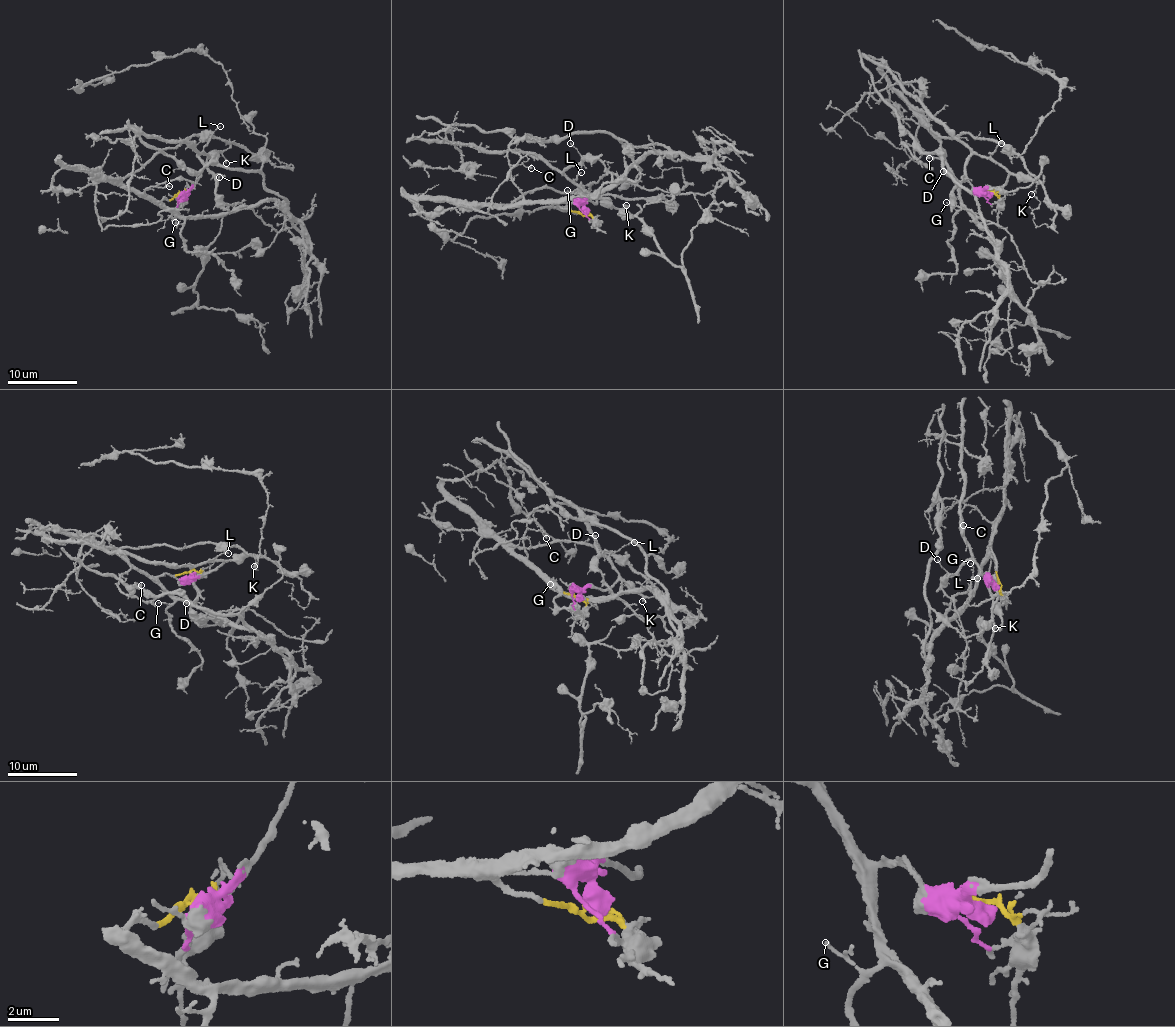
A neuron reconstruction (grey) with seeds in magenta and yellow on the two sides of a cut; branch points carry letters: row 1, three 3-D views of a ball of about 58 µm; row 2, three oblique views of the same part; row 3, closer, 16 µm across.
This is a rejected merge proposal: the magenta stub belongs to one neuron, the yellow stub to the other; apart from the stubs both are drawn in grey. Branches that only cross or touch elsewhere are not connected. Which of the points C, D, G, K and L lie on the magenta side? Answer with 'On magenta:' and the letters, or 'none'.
On magenta: D, K, L

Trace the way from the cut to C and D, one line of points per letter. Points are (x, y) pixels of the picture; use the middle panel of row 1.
C: (582, 211), (573, 212), (558, 205), (529, 202), (510, 173), (518, 165), (531, 168)
D: (582, 211), (584, 201), (595, 203), (595, 199), (564, 173), (581, 161), (577, 148), (570, 143)

